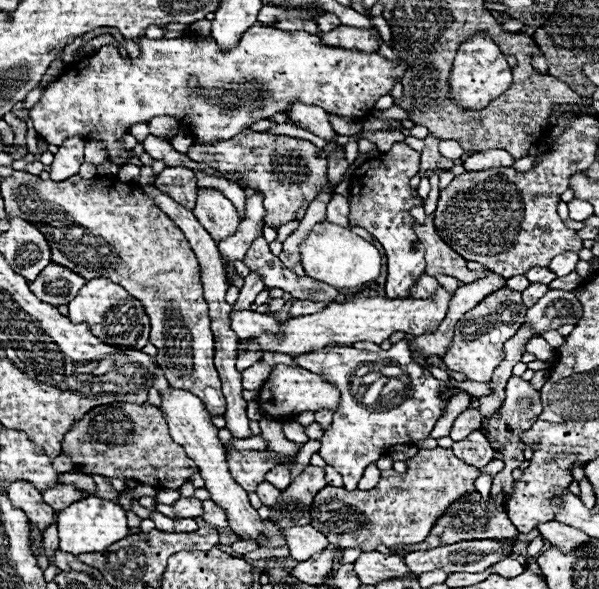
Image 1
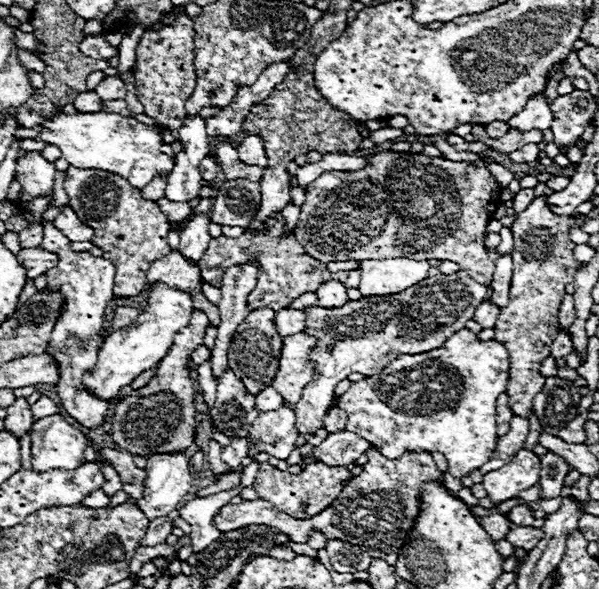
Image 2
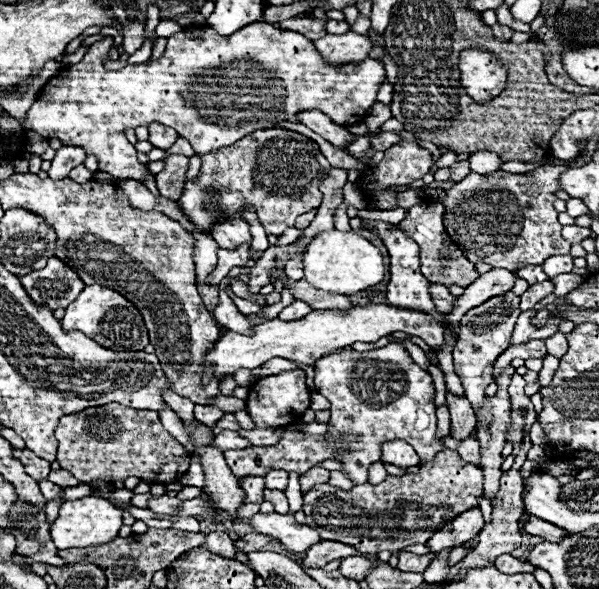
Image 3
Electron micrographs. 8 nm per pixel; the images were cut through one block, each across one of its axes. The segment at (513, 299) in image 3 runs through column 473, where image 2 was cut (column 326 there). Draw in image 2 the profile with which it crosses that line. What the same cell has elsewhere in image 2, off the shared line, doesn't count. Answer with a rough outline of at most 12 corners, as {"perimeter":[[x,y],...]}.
{"perimeter":[[466,270],[400,296],[306,308],[318,338],[296,430],[322,428],[348,374],[428,352],[486,296]]}

